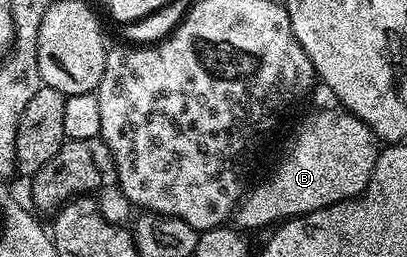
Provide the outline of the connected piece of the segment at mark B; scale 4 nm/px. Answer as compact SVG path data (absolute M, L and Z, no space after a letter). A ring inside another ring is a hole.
M314 85L312 98L313 107L306 112L281 163L258 186L250 185L237 203L232 221L242 231L272 227L336 202L346 202L349 198L364 194L368 188L379 153L377 135L342 104L329 86Z

